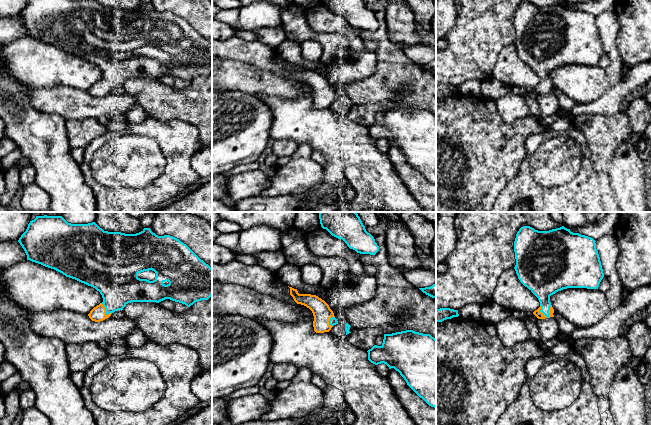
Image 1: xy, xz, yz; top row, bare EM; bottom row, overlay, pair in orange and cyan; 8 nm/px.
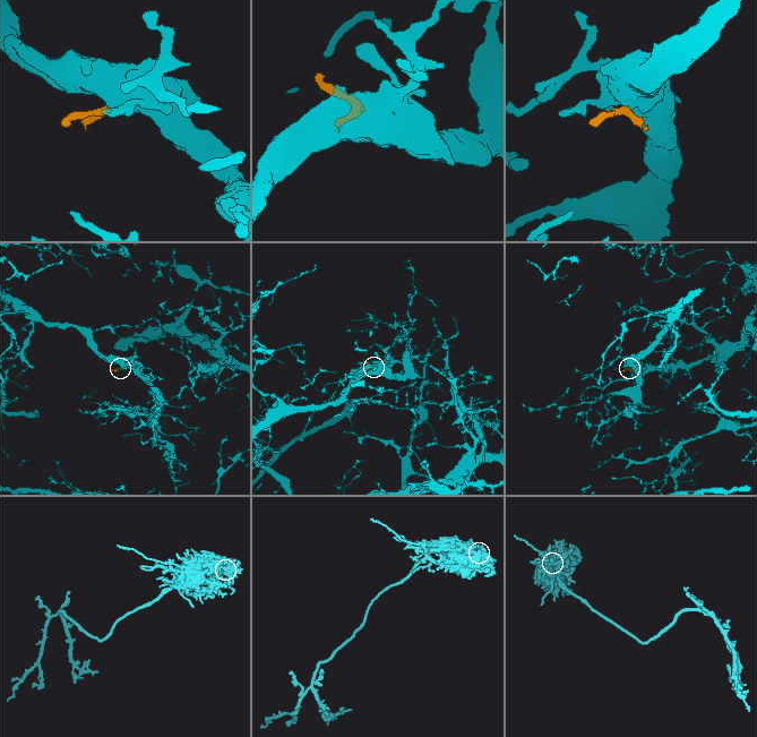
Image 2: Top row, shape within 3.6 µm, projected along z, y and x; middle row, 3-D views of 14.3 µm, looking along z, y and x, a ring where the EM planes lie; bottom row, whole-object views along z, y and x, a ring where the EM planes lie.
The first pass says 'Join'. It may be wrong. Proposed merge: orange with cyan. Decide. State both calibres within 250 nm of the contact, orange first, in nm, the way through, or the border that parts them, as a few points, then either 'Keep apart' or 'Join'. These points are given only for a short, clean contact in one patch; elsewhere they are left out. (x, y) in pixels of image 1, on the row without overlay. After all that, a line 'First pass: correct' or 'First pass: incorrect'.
Thickness 60 nm (orange) against 200 nm. Join
First pass: correct

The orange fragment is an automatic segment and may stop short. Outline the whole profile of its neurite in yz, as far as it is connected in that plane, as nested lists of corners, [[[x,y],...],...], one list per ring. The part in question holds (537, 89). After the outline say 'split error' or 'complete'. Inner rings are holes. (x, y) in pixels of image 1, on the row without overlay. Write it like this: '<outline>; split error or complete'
[[[523,2],[516,10],[514,43],[518,55],[539,76],[540,83],[533,88],[538,95],[554,93],[550,72],[567,64],[598,65],[604,53],[596,17],[588,12],[573,9],[564,2],[549,7],[538,7]]]; split error

